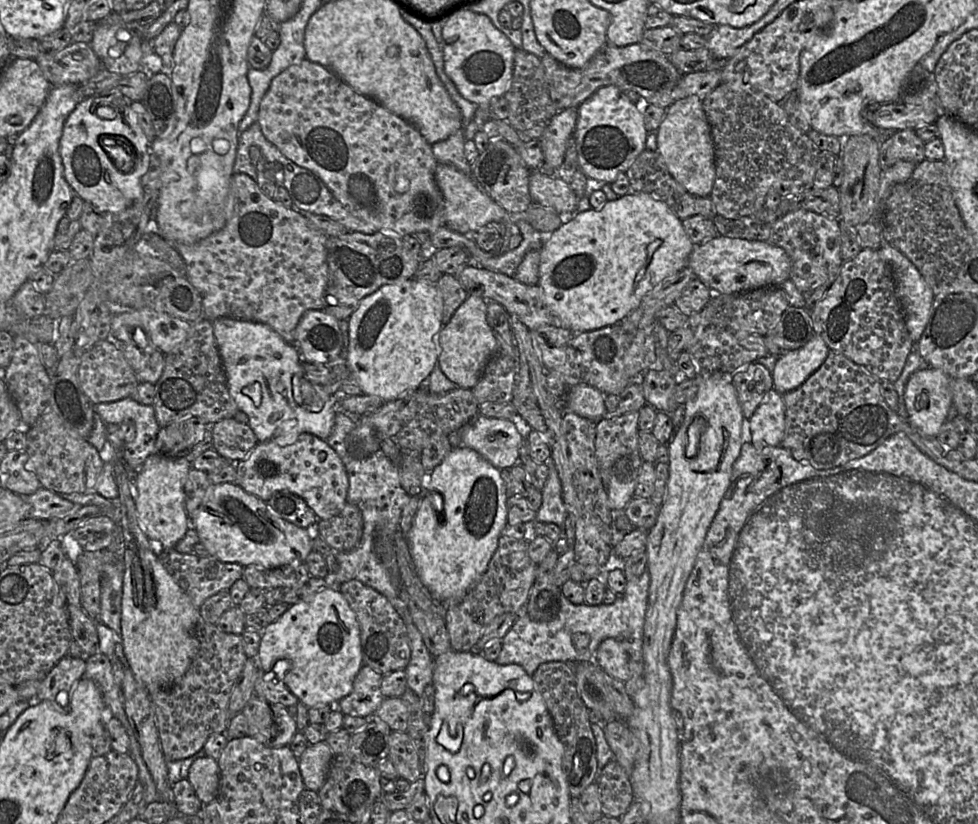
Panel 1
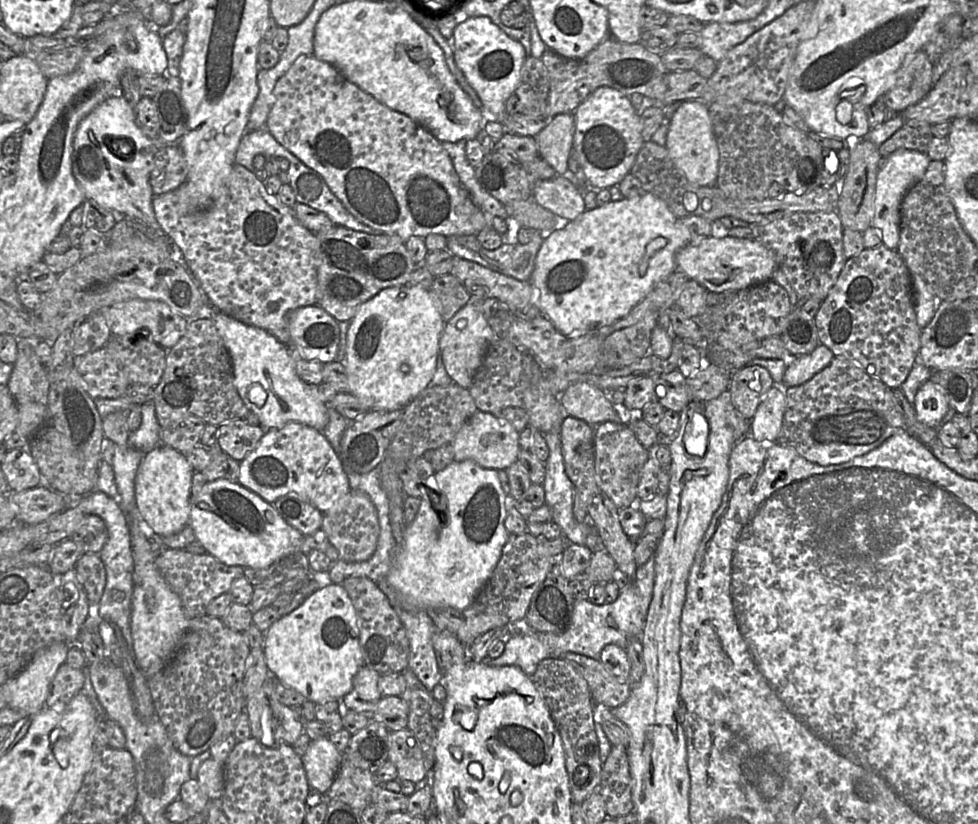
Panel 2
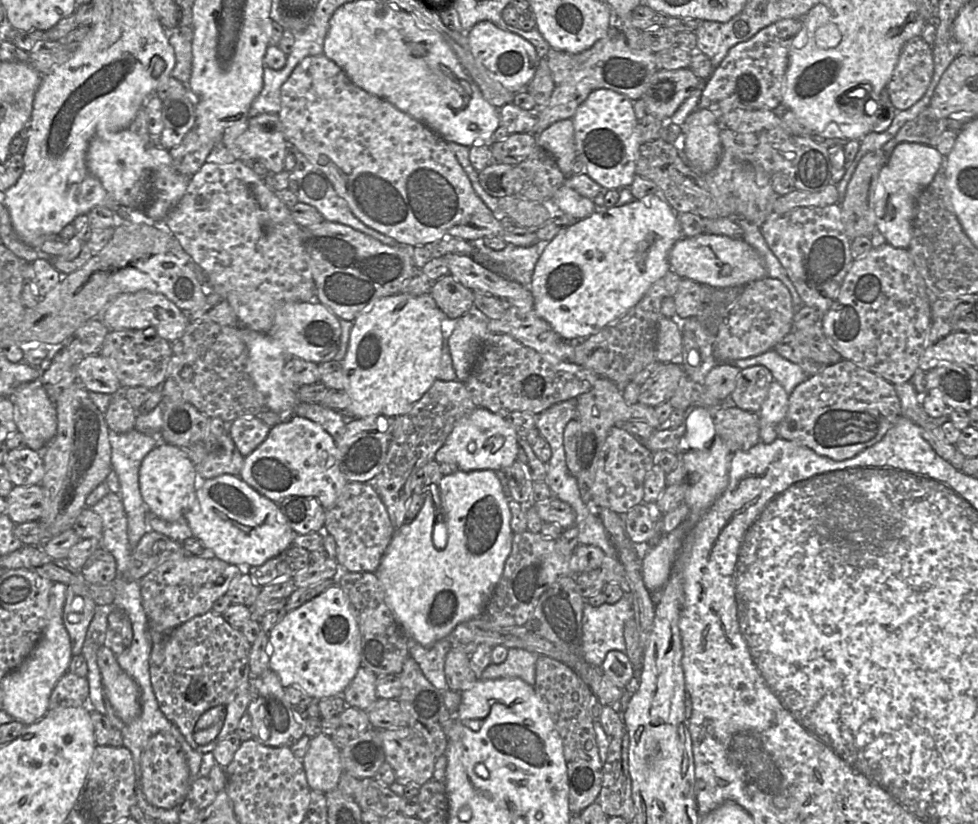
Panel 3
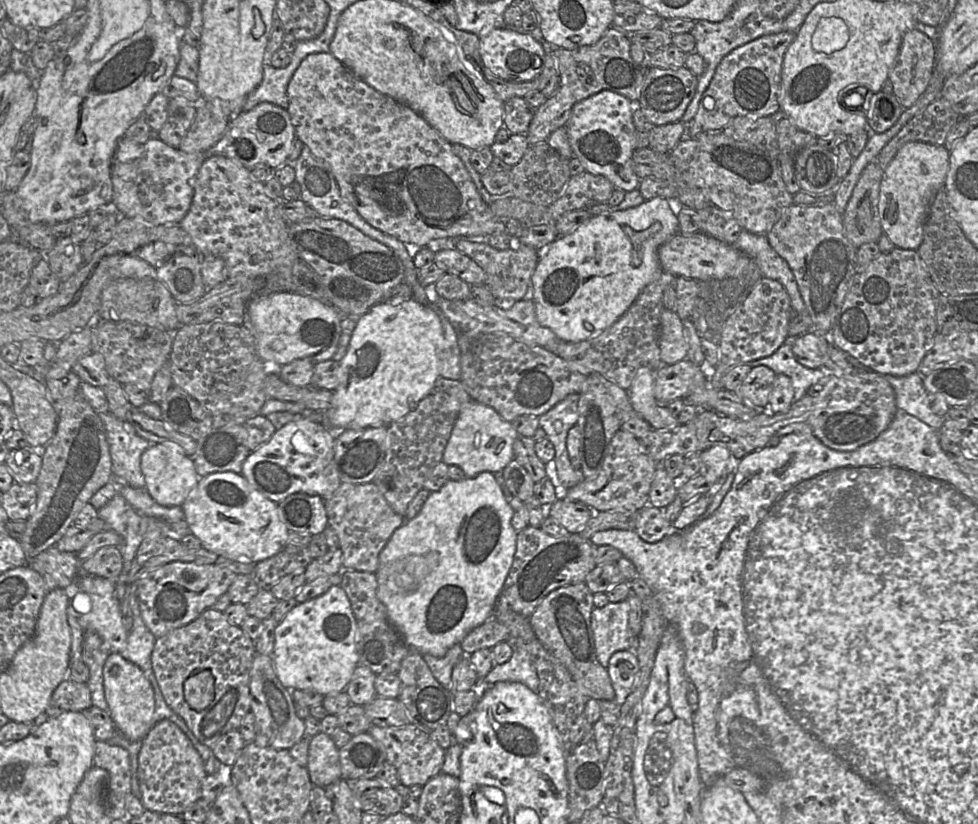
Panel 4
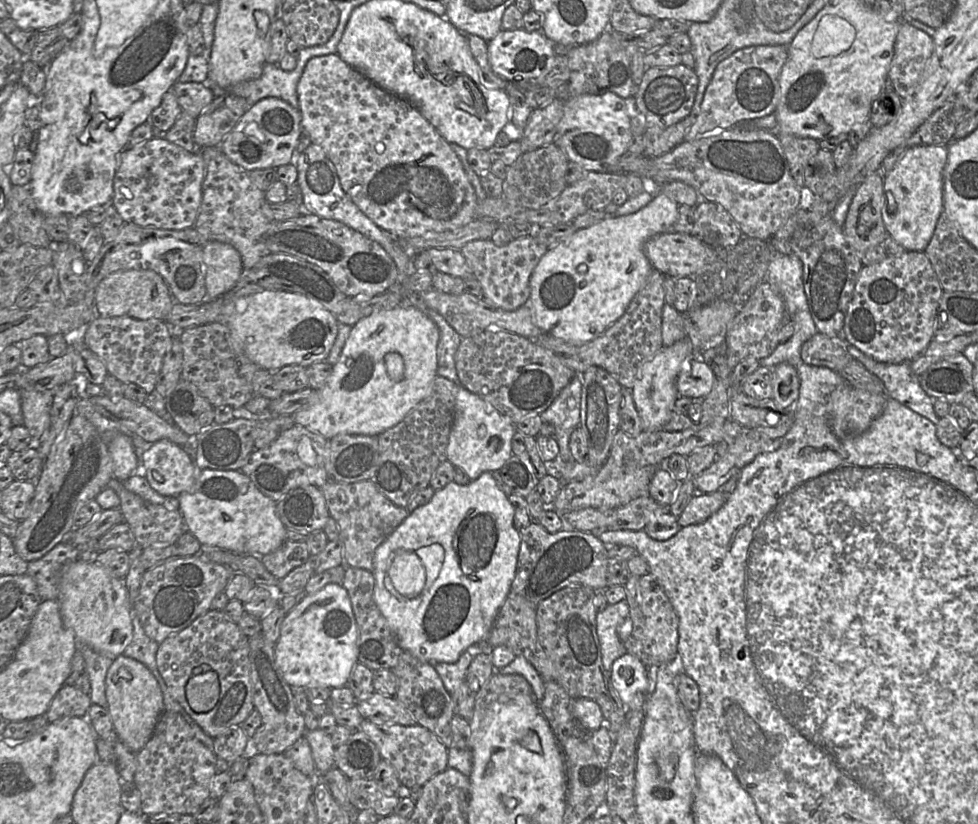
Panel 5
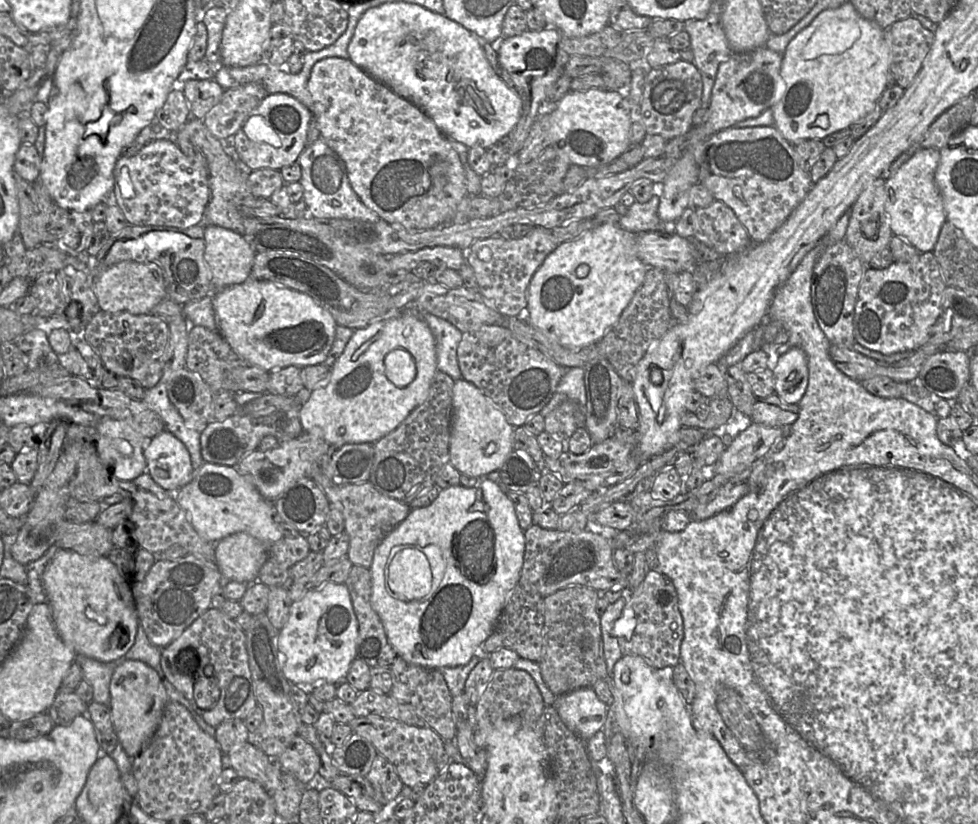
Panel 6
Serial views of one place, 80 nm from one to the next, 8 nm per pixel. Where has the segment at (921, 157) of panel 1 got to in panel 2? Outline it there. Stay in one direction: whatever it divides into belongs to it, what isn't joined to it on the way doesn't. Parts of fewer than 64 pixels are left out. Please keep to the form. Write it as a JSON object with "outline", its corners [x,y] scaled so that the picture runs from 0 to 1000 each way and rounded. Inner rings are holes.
{"outline":[[[928,146],[899,177],[902,197],[904,199],[904,195],[919,180],[947,186],[954,167],[952,150],[945,147]]]}

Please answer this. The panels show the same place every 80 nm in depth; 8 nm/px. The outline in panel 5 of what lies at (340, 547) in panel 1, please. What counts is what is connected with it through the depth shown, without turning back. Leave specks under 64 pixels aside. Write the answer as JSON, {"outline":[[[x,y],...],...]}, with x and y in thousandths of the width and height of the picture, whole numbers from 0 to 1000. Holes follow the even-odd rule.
{"outline":[[[335,583],[327,591],[336,625],[347,641],[347,654],[352,661],[353,687],[381,692],[381,676],[385,664],[407,640],[418,621],[407,615],[392,601],[379,583],[347,586]]]}

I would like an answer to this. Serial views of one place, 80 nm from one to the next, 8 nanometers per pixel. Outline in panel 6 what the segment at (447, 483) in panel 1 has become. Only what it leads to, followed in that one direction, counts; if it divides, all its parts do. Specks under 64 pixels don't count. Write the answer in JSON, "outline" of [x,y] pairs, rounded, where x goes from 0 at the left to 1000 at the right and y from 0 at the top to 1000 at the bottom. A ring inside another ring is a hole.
{"outline":[[[495,580],[484,591],[471,589],[450,595],[447,604],[437,615],[420,618],[417,626],[408,635],[383,665],[379,694],[379,735],[388,748],[399,783],[406,796],[415,803],[450,812],[476,807],[485,791],[502,771],[520,723],[533,700],[537,671],[537,649],[527,623],[526,612],[502,583]]]}

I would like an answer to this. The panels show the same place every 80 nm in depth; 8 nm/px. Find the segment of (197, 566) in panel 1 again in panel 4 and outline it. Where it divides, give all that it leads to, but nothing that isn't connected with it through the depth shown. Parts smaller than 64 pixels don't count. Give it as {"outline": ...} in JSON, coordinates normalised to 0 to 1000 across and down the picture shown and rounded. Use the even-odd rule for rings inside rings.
{"outline":[[[177,681],[160,689],[139,706],[139,723],[145,751],[160,773],[189,760],[217,738],[222,727],[232,720],[241,698],[236,692],[217,684]]]}

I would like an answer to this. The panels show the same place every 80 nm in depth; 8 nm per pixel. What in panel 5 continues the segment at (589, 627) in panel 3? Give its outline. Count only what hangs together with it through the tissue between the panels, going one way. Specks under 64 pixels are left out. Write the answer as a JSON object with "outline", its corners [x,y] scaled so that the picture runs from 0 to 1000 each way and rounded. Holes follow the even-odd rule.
{"outline":[[[635,728],[630,733],[623,733],[610,743],[610,769],[615,784],[616,805],[624,816],[627,803],[641,792],[633,768],[633,761],[643,746],[641,729]]]}

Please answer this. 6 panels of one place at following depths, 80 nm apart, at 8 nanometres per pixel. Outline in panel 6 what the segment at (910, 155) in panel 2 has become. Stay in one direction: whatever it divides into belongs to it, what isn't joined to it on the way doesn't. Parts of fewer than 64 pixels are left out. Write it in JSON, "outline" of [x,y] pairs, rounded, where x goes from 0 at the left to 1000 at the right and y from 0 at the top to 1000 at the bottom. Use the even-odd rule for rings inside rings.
{"outline":[[[942,181],[905,218],[905,256],[912,283],[925,290],[941,306],[954,306],[961,279],[968,268],[964,242],[956,222],[956,208],[960,197],[960,181]]]}

